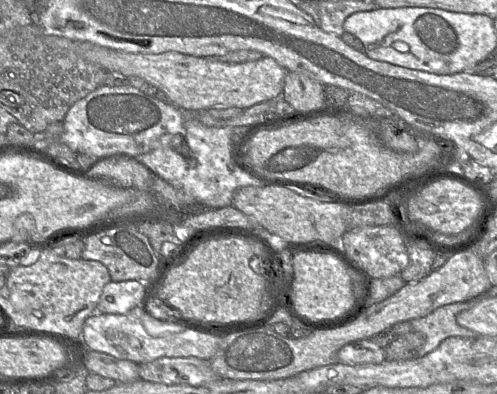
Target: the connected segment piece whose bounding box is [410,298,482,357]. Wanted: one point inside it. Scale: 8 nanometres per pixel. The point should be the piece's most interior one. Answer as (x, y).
(440, 324)

